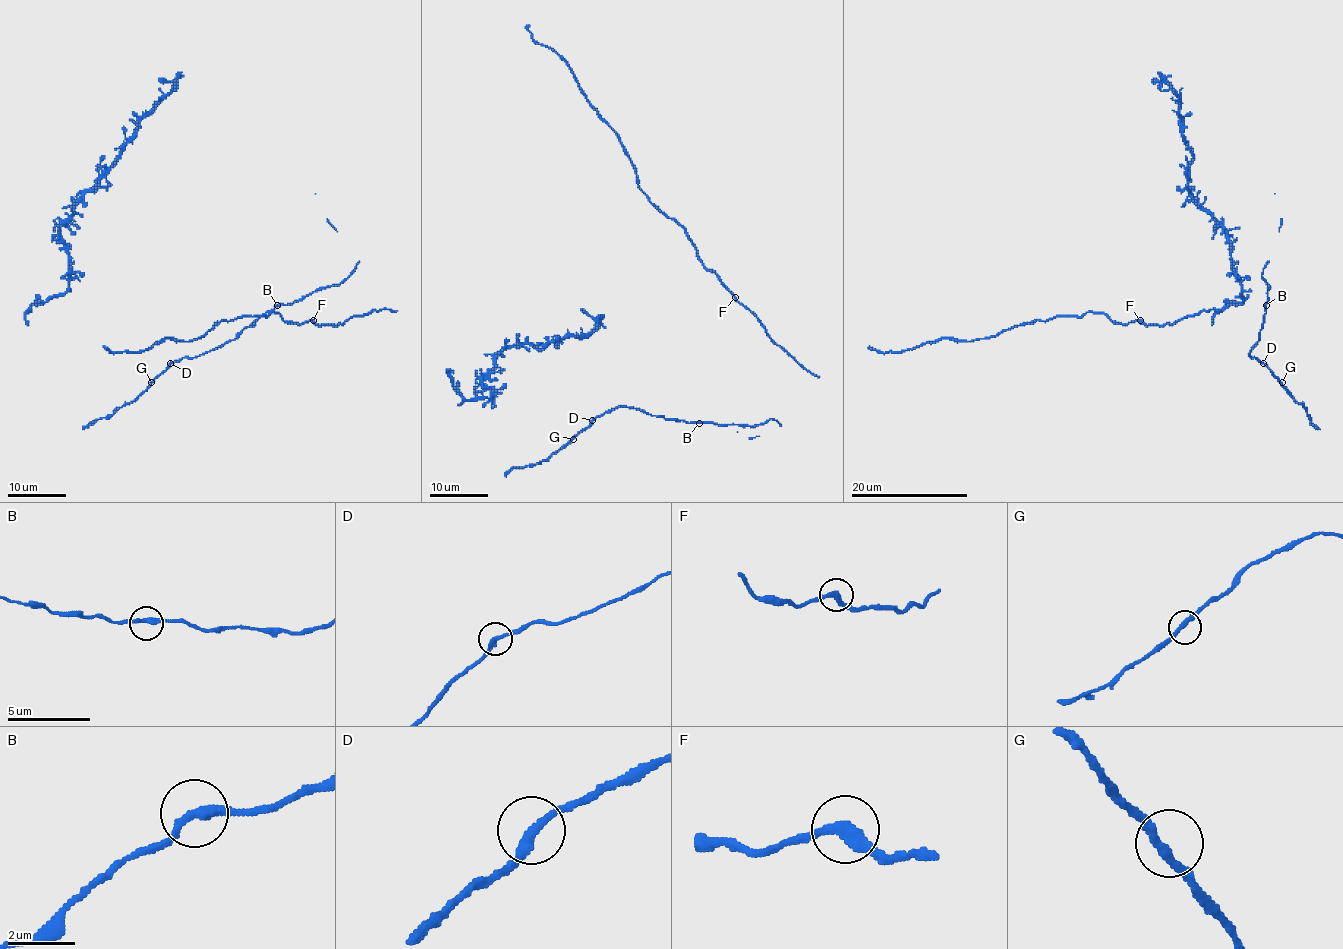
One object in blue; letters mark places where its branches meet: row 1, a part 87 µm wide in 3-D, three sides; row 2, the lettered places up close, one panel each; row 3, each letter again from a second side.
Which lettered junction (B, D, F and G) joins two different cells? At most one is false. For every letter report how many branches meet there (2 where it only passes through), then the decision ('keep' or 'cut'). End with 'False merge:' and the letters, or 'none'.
B: 2 branches meet; keep
D: 2 branches meet; keep
F: 2 branches meet; keep
G: 2 branches meet; keep
False merge: none

